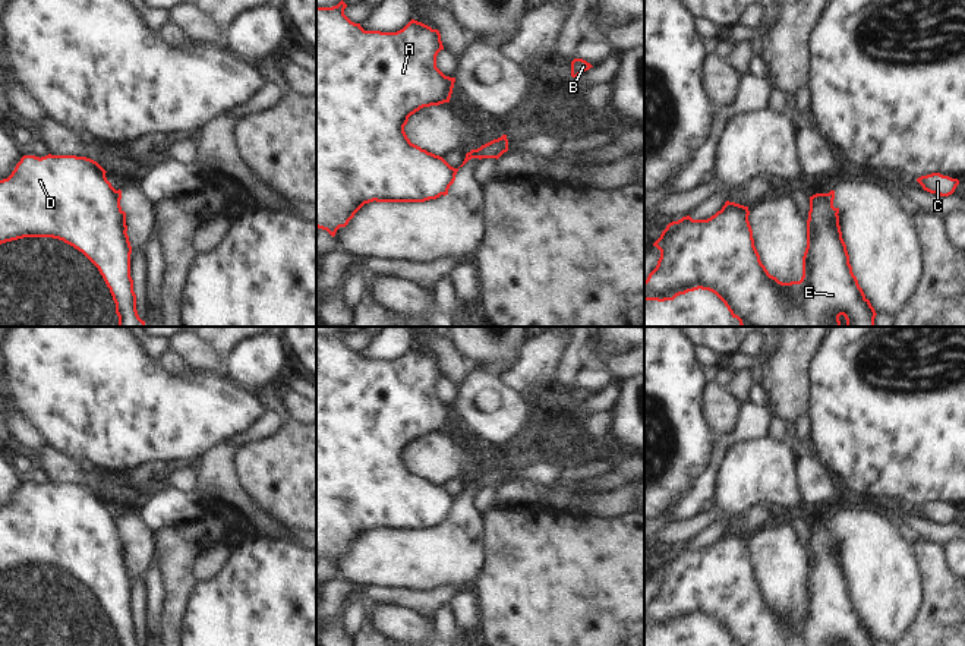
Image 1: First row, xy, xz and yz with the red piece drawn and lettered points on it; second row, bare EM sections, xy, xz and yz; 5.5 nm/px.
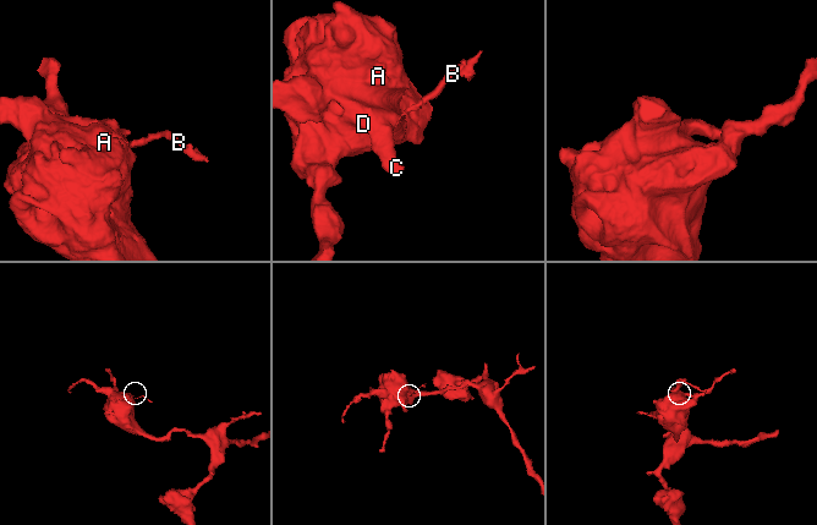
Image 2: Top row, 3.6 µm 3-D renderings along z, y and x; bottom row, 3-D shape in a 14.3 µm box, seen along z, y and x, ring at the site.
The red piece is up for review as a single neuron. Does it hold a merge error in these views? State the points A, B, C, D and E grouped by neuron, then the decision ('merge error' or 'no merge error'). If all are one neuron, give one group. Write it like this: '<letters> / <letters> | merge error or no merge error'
A C D E / B | merge error

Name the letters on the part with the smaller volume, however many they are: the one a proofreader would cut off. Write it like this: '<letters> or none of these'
B

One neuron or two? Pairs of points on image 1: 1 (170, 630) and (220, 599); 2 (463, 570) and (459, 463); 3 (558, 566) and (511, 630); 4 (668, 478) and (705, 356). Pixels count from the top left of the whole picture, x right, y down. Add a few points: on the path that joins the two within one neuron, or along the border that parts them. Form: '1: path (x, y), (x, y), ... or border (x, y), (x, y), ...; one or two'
1: border (196, 589), (189, 604), (183, 630); two
2: border (494, 468), (472, 476), (466, 482); two
3: path (558, 582), (527, 614); one
4: border (694, 346), (694, 358), (703, 368); two

